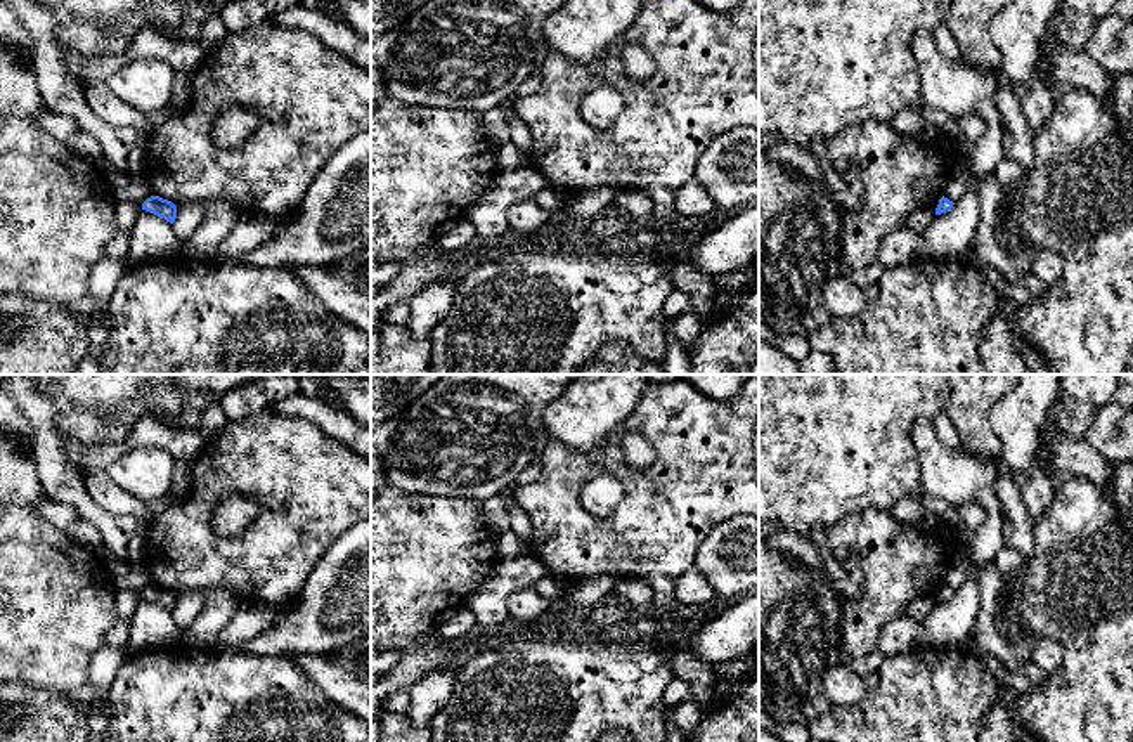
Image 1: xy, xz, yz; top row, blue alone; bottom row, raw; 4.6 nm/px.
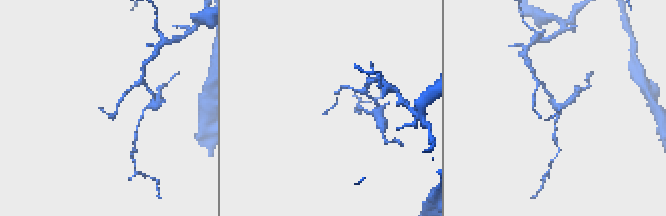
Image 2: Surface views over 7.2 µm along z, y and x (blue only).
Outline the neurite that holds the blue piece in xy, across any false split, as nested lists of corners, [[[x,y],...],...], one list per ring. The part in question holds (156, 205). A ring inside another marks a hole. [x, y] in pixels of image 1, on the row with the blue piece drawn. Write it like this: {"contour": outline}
{"contour": [[[151,196],[142,203],[142,210],[151,212],[165,220],[168,220],[170,224],[175,222],[177,218],[177,206],[168,201],[163,199],[159,196]]]}

